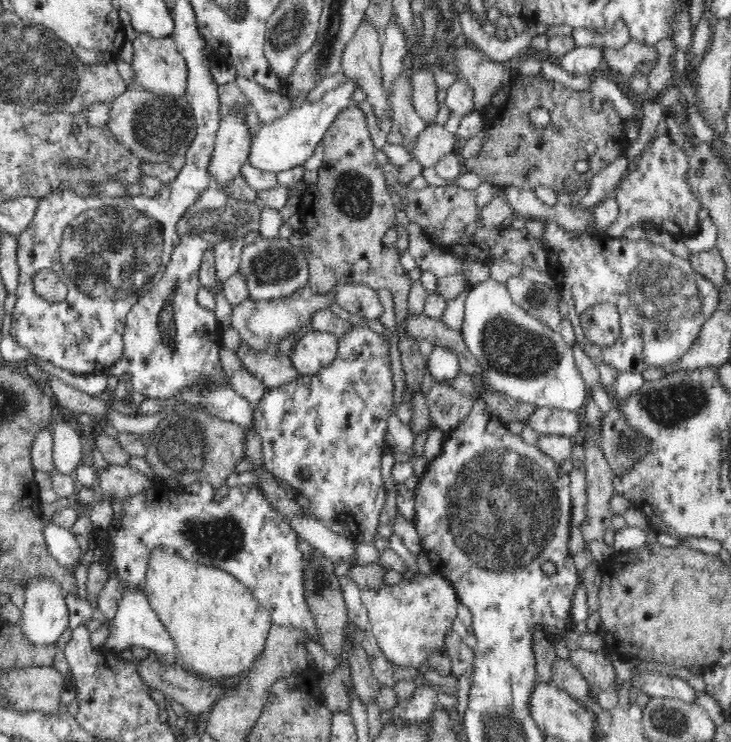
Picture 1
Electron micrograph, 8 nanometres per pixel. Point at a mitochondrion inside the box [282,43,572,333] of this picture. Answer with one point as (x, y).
(353, 194)

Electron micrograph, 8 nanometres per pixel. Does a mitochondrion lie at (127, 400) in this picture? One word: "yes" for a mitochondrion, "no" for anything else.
no

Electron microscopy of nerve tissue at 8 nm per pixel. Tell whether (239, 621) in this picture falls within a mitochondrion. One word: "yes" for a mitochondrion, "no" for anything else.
no

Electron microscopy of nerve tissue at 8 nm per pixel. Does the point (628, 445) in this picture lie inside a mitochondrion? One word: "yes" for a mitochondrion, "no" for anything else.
yes

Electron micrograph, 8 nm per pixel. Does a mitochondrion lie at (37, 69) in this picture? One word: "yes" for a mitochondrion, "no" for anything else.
yes

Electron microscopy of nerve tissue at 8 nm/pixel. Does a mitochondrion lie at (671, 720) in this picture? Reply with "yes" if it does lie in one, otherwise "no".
yes

